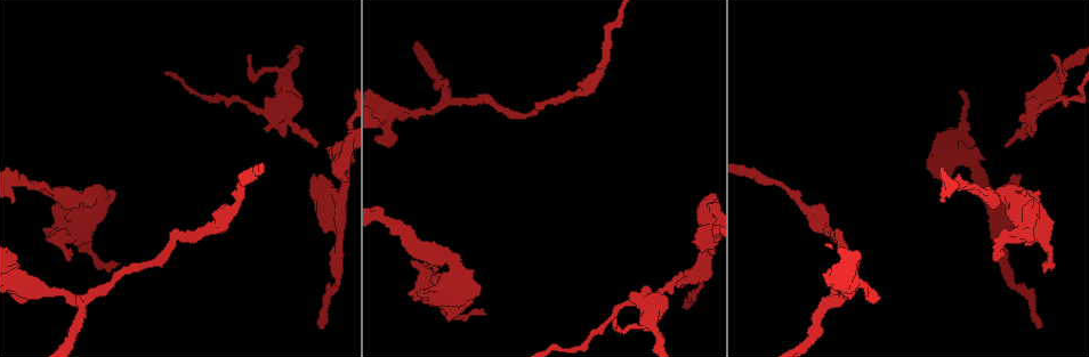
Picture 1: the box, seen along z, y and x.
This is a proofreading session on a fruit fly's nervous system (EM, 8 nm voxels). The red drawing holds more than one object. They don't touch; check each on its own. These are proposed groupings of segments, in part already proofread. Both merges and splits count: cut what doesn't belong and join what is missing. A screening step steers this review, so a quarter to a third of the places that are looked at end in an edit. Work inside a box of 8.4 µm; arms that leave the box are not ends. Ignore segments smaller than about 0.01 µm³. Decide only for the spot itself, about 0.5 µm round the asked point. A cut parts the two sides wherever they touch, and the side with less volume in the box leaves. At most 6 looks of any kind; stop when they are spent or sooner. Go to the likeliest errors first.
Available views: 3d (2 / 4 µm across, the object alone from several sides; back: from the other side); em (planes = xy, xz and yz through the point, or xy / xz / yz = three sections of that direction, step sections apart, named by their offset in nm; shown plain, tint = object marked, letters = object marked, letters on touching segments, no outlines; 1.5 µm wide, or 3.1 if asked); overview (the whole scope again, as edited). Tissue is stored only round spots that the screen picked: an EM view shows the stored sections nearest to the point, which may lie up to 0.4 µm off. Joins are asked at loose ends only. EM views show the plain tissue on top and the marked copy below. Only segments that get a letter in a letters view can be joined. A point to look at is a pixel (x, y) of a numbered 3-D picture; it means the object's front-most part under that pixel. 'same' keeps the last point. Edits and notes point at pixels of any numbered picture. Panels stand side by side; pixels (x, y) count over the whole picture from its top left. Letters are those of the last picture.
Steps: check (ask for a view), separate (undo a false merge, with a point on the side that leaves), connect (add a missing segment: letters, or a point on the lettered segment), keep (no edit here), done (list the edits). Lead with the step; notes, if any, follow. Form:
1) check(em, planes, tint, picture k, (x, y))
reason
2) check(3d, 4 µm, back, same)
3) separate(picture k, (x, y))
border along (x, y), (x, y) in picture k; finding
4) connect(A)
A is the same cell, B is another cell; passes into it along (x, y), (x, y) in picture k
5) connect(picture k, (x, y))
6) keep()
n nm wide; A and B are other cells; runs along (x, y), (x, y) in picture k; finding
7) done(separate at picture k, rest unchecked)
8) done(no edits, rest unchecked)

check(em, 3.1 µm, yz, step 8, letters, picture 1, (1005, 146))
an open end

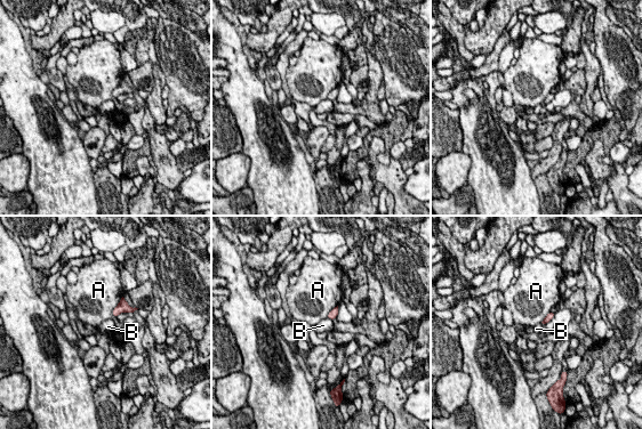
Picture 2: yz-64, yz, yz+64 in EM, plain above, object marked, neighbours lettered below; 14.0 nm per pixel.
keep()
A and B are other cells; border along (327, 317), (331, 320) in picture 2; no lettered segment goes on from it

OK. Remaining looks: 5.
check(em, xz, step 4, tint, picture 1, (320, 327))
long arm stops here

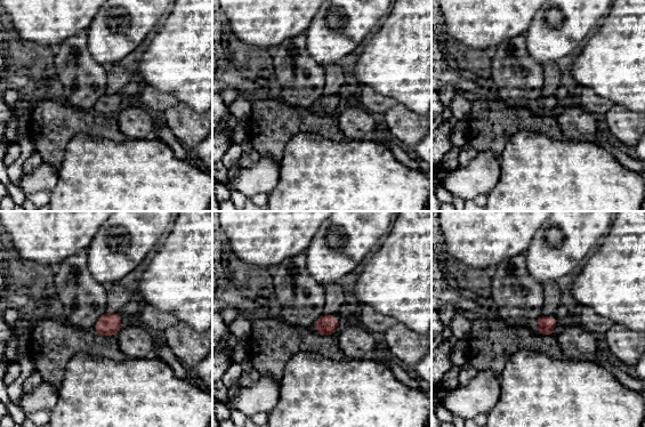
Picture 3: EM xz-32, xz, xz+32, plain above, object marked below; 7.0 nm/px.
check(em, planes, letters, same)
another direction

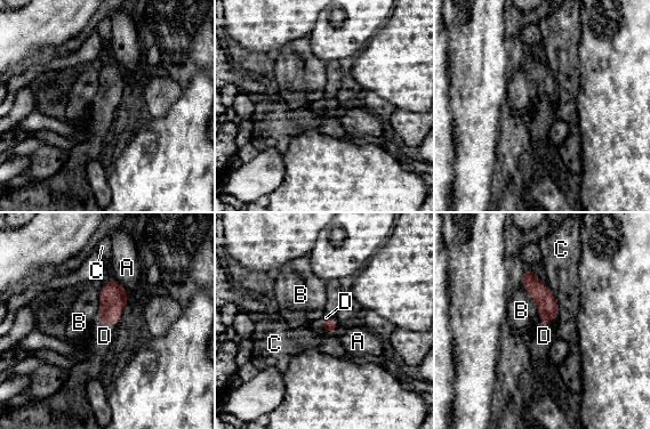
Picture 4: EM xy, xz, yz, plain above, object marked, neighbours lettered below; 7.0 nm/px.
connect(D)
B touches over 300 nm; D is the same cell, A, B and C are other cells; the neuron continues

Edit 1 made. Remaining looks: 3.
check(em, yz, step 8, letters, picture 1, (616, 318))
thin end

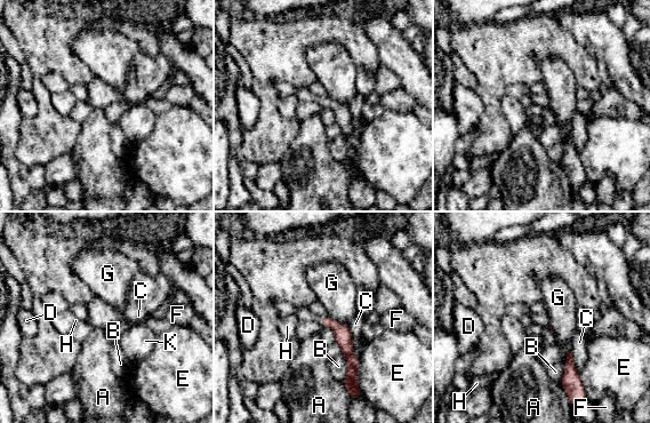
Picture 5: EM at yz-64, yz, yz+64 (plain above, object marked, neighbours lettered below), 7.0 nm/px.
keep()
A, B, C, D, E, F, G, H and K are other cells; runs along (328, 320), (347, 345), (348, 384) in picture 5; none of them fits

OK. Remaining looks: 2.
done(connect at picture 4, rest unchecked)

